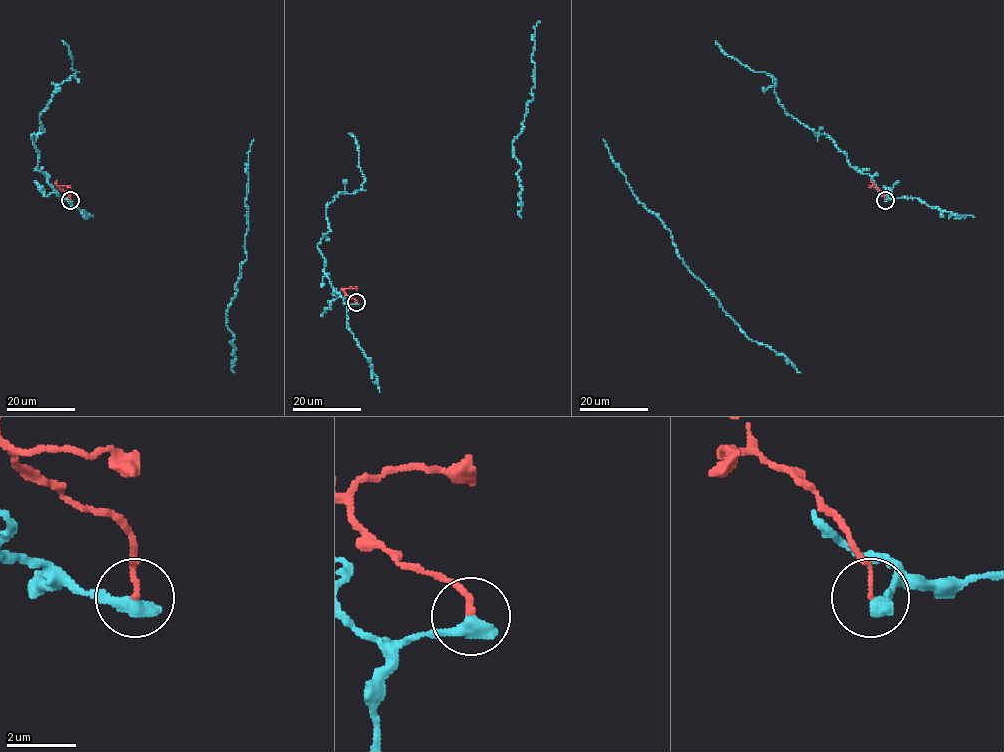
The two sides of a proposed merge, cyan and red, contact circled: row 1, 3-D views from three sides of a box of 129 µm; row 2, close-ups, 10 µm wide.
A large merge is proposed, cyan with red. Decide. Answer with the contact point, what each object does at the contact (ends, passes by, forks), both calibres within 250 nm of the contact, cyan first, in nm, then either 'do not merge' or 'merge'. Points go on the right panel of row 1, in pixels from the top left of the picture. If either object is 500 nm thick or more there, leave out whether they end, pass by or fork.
place (885, 200); calibres 500 and 120 nm; do not merge

